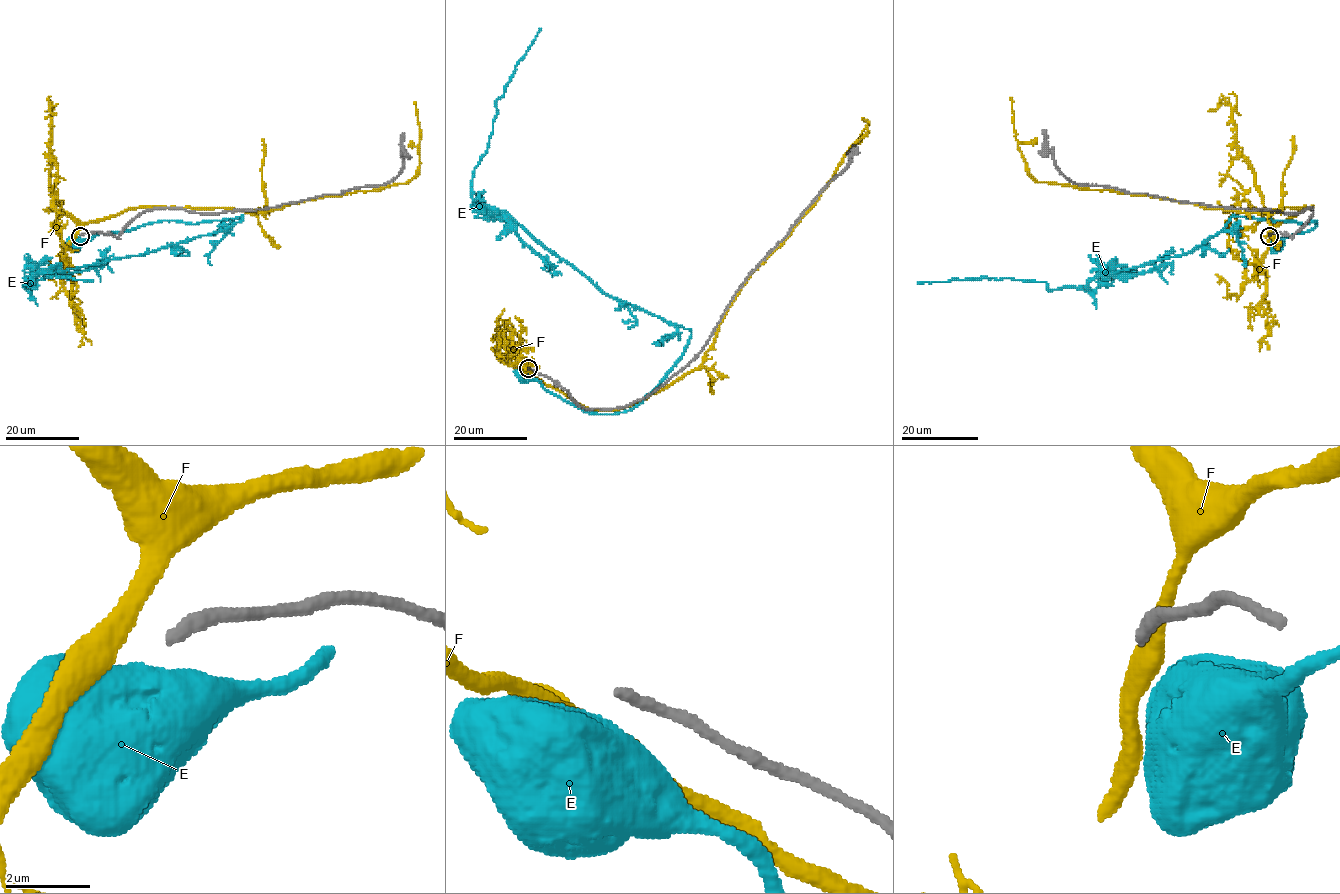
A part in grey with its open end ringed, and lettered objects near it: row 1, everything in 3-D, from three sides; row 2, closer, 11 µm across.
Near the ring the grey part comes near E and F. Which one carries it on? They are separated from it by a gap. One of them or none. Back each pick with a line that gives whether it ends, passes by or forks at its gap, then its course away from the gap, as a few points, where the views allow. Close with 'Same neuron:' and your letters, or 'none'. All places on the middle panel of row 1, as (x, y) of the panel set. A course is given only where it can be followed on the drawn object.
Same neuron: none

